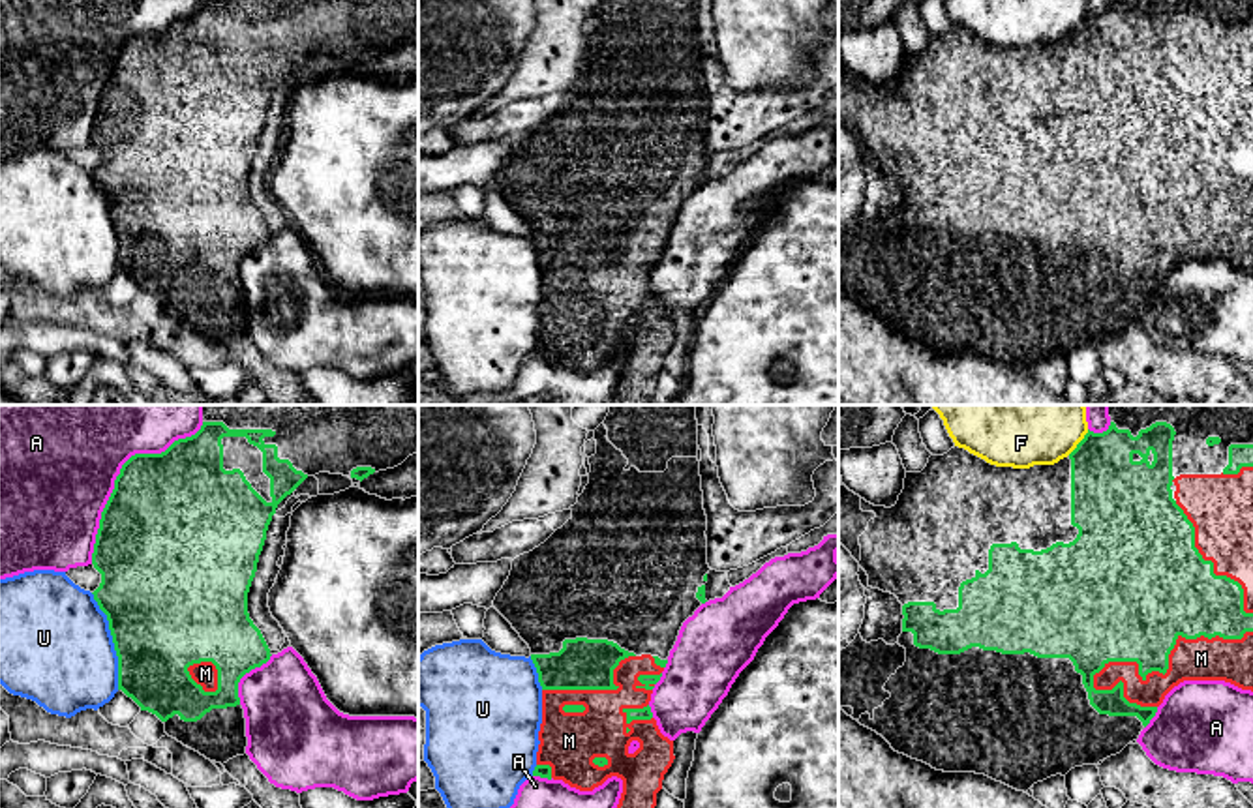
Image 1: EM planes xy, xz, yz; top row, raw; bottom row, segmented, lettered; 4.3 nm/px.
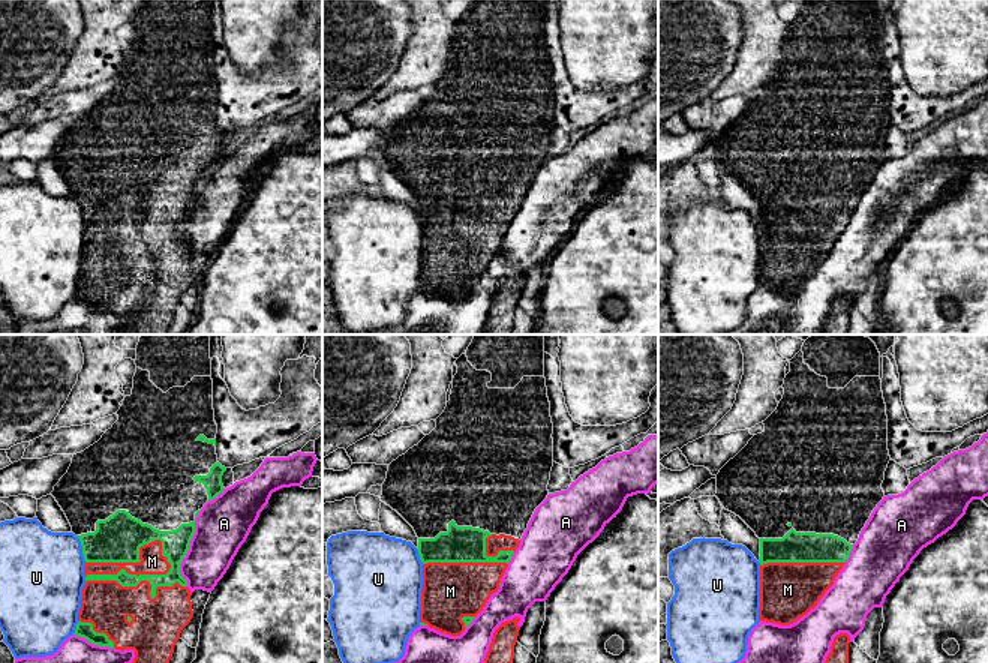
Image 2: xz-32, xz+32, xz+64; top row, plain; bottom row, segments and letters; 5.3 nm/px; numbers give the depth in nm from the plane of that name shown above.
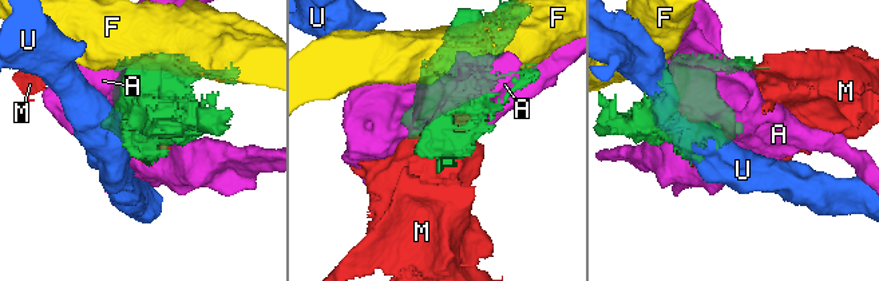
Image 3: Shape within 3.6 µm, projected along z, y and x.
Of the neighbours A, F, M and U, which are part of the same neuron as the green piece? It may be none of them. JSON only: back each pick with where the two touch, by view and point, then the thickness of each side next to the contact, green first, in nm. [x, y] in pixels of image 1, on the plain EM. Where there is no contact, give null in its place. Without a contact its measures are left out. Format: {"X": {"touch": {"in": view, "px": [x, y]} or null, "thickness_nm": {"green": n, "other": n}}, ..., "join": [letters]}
{"M": {"touch": {"in": "yz", "px": [1167, 244]}, "thickness_nm": {"green": 400, "other": 180}}, "join": ["M"]}

